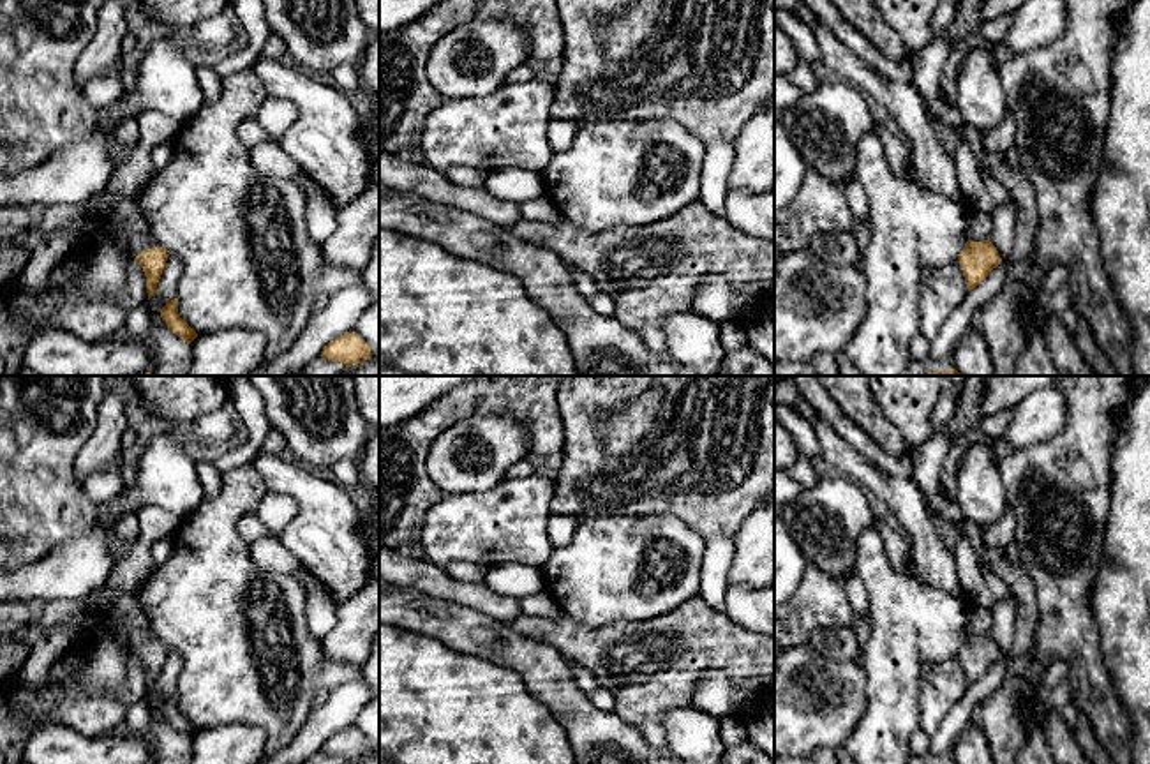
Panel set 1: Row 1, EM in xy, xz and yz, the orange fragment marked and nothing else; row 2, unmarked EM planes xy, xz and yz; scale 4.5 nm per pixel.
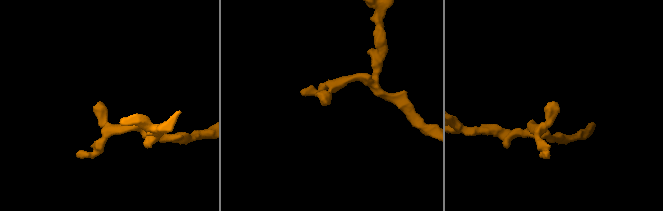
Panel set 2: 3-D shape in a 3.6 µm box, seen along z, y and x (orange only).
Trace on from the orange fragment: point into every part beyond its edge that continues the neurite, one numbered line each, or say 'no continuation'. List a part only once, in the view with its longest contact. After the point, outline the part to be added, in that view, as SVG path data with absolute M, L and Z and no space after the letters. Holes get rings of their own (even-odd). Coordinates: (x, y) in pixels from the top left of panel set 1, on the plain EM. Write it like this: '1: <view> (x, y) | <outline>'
no continuation

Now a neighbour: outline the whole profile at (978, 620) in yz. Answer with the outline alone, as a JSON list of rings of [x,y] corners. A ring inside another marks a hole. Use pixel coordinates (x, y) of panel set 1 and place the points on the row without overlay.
[[[972,605],[965,612],[967,635],[974,635],[974,637],[989,635],[991,625],[993,625],[993,616],[989,609]]]

